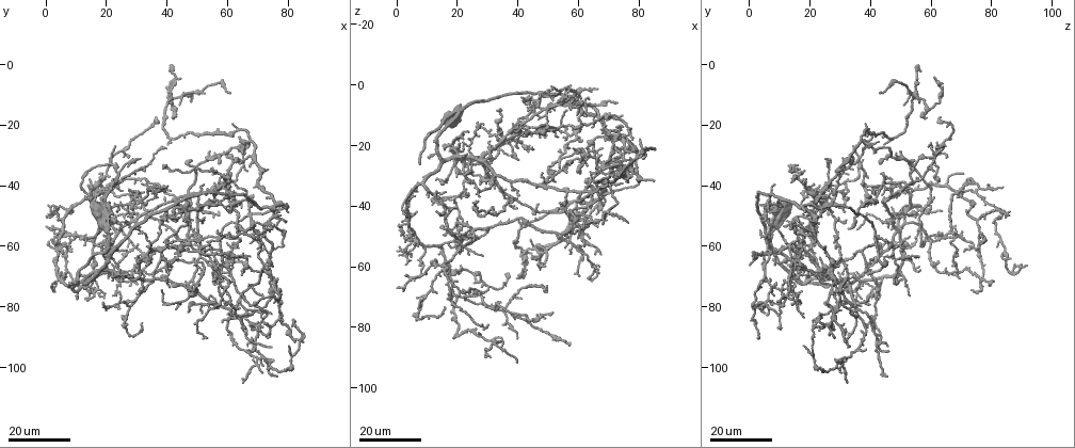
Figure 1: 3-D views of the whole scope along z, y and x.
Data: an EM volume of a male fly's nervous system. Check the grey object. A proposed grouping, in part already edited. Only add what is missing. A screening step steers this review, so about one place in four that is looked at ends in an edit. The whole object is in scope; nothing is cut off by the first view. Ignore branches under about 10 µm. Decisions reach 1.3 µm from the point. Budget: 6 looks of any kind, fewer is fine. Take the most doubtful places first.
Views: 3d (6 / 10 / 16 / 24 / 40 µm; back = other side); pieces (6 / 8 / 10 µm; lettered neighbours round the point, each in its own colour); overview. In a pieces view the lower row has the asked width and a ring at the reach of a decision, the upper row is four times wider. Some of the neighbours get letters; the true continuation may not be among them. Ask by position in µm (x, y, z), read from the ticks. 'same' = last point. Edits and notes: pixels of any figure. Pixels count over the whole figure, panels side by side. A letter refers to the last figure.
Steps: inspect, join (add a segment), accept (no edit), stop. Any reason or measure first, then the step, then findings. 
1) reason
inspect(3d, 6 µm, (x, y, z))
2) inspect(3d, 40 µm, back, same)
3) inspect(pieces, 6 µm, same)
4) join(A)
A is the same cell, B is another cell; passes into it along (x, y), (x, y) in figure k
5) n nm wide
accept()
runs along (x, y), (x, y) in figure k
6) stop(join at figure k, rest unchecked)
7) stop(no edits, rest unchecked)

end of a long branch
inspect(3d, 24 µm, (7, 74, 26))

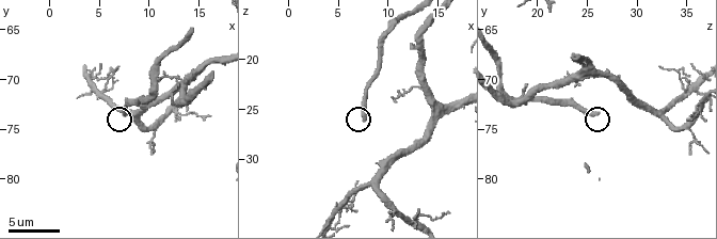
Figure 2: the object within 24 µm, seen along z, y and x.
zoom in
inspect(3d, 10 µm, (7.4, 73.2, 26.0))

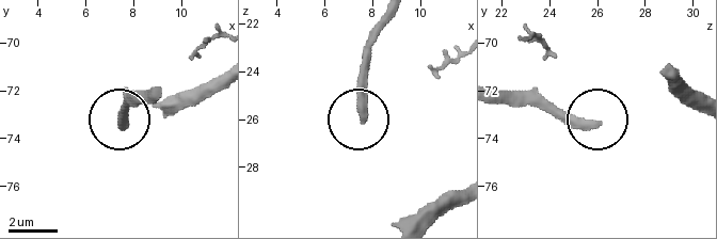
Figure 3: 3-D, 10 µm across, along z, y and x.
inspect(pieces, 10 µm, (7.7, 73.5, 25.9))

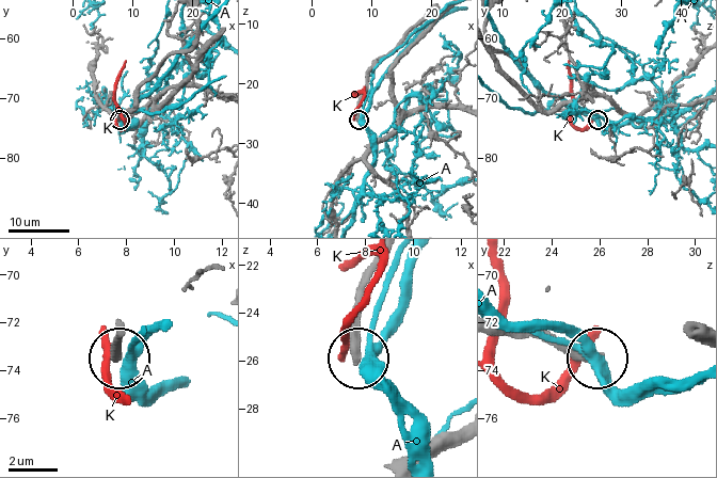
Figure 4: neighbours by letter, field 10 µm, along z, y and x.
accept()
A and K are other cells; no lettered segment goes on from it

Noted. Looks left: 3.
tapers out
inspect(3d, 16 µm, (61, 10, 43))

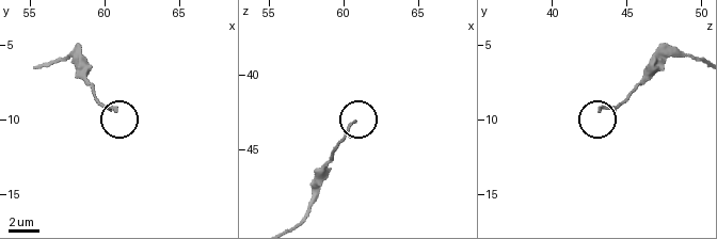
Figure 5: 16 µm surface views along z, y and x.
inspect(pieces, 8 µm, (60.6, 9.2, 43.0))

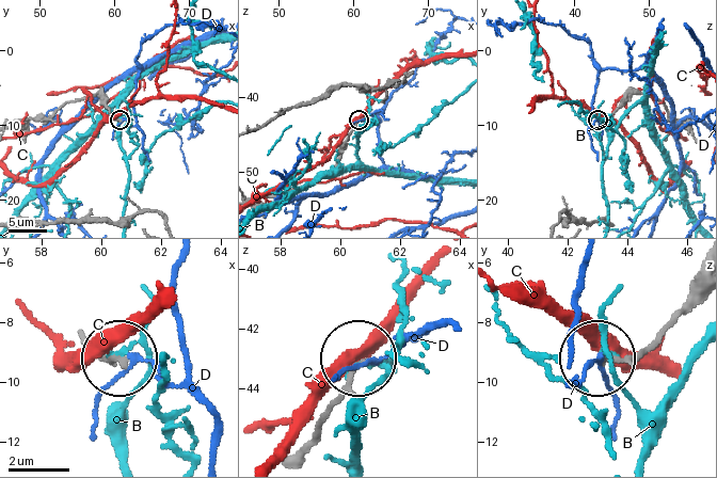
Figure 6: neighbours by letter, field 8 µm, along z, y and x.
accept()
B, C and D are other cells; runs along (31, 118), (50, 117), (69, 102), (96, 93), (120, 118) in figure 6; none of them fits

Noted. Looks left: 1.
stop(no edits, rest unchecked)

